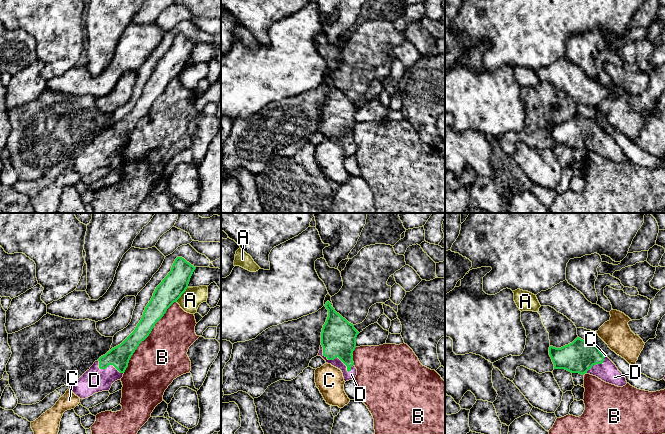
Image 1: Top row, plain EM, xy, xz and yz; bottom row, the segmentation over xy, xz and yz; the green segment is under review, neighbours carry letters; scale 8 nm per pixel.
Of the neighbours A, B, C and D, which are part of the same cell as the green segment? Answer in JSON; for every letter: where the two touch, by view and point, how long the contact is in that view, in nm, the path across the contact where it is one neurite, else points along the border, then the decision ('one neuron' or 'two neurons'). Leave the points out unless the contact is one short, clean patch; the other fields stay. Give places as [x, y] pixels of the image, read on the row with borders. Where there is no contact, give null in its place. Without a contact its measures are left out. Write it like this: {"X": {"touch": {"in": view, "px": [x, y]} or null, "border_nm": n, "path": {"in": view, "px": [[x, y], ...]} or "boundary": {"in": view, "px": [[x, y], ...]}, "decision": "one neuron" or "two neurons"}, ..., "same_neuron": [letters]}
{"A": {"touch": {"in": "xy", "px": [182, 293]}, "border_nm": 150, "boundary": {"in": "xy", "px": [[187, 287], [176, 301]]}, "decision": "two neurons"}, "B": {"touch": {"in": "xy", "px": [147, 336]}, "border_nm": 700, "decision": "two neurons"}, "C": {"touch": {"in": "yz", "px": [603, 354]}, "border_nm": 50, "decision": "two neurons"}, "D": {"touch": {"in": "xz", "px": [334, 358]}, "border_nm": 320, "decision": "one neuron"}, "same_neuron": ["D"]}

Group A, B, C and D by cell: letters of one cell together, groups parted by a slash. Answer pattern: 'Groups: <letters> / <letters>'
Groups: A / B / C / D

